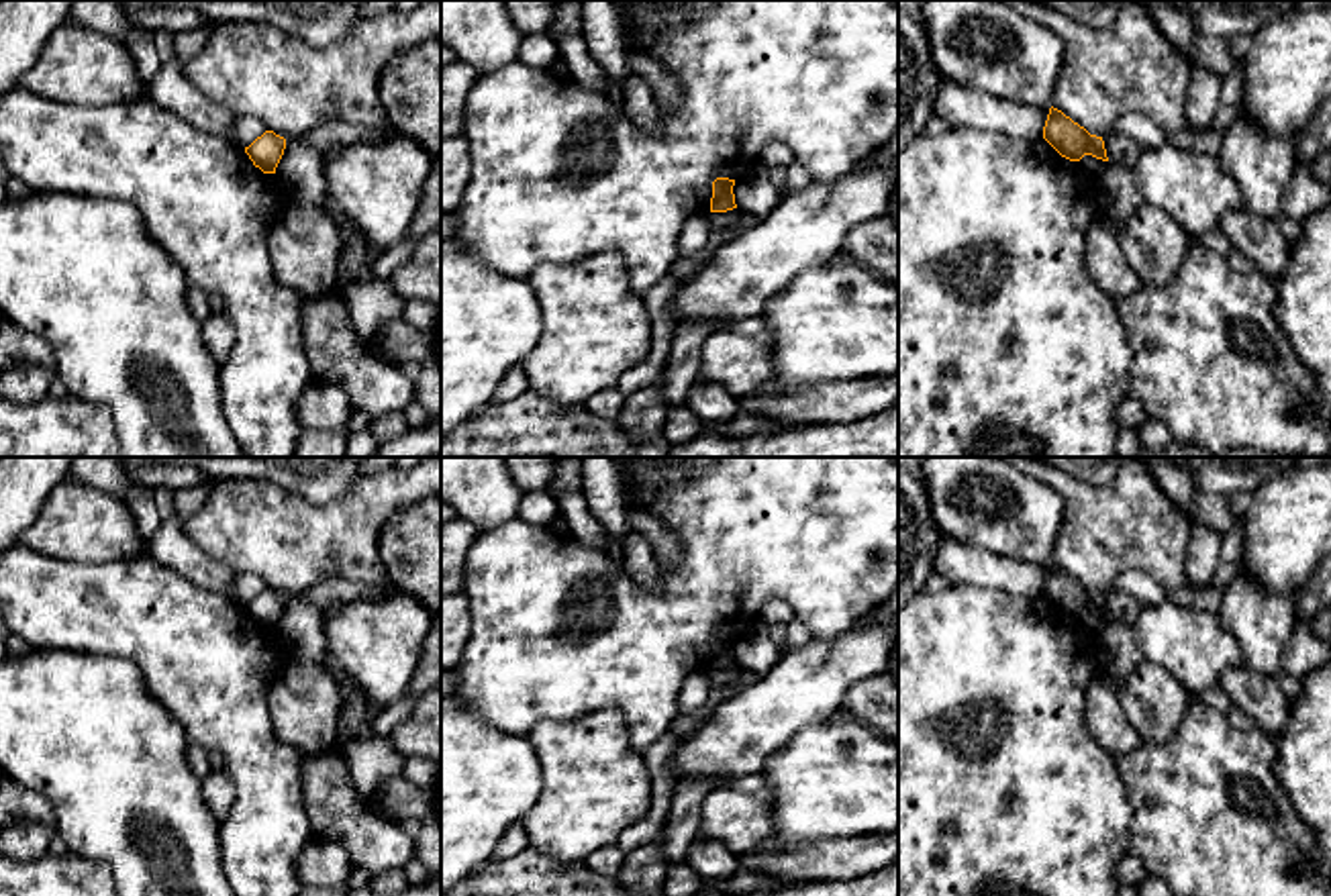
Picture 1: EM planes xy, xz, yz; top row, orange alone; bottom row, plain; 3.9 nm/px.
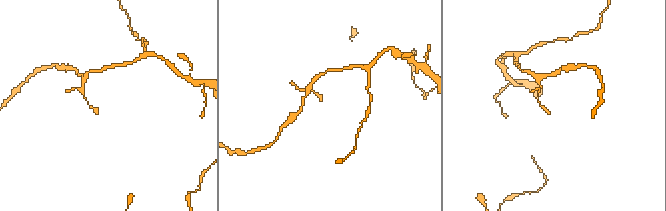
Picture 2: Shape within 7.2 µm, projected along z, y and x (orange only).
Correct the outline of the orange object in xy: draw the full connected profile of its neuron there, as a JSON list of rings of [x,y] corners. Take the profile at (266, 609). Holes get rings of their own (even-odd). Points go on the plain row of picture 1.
[[[265,588],[249,604],[245,604],[245,610],[249,612],[253,623],[259,625],[263,631],[276,631],[284,606],[286,596],[276,592],[274,588]]]

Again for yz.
[[[1053,563],[1043,584],[1043,596],[1070,618],[1080,618],[1084,612],[1108,618],[1102,594],[1090,592]]]

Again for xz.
[[[717,635],[712,639],[710,669],[727,669],[737,665],[733,651],[735,637]]]

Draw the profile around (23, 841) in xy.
[[[22,820],[0,829],[0,853],[16,861],[33,861],[49,853],[55,825]]]

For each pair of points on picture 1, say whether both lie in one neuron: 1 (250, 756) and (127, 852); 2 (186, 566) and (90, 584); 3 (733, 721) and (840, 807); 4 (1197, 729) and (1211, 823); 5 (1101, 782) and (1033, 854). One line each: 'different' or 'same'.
1: different
2: different
3: different
4: same
5: same

